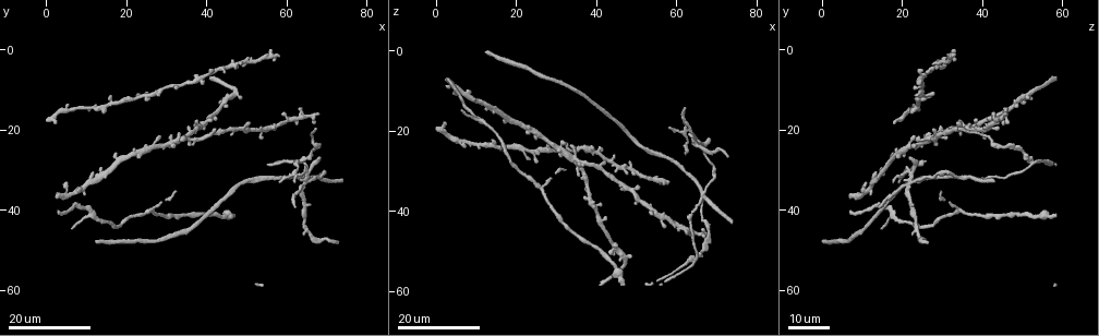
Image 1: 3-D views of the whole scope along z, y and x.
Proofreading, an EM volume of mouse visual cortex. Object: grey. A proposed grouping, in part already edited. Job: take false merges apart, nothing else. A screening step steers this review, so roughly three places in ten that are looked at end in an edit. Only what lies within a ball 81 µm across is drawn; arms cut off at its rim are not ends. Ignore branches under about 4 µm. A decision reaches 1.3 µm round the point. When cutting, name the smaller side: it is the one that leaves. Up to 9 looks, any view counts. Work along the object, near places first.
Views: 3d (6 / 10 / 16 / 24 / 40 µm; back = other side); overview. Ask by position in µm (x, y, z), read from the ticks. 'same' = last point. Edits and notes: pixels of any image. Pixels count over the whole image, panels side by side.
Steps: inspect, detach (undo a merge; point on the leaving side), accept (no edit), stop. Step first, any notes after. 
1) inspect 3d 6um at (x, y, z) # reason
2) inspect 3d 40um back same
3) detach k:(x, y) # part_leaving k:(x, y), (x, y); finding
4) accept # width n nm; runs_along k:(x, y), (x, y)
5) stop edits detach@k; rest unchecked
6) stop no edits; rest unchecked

inspect 3d 24um at (64.0, 33.5, 22.5) # four-way junction

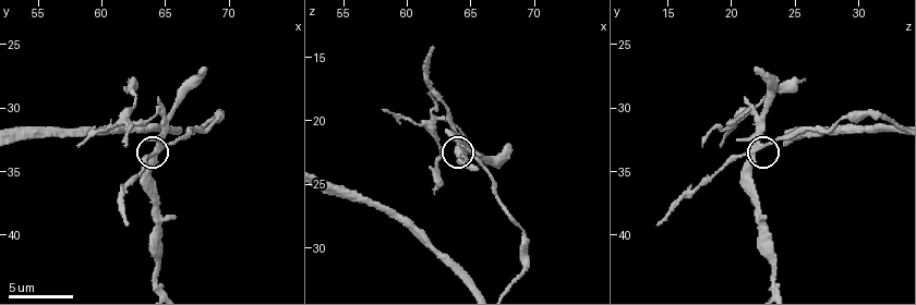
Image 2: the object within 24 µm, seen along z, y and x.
inspect 3d 10um at (64.4, 33.0, 21.6)

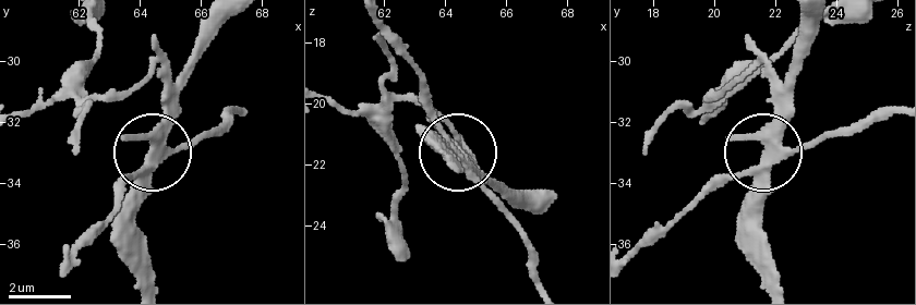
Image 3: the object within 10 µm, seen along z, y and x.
detach 3:(166, 123) # side_arm 13 um; part_leaving 3:(147, 167), (132, 227), (137, 281); two neurons meet here

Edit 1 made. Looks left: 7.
inspect 3d 16um at (67.5, 31.5, 36.5) # arms part here

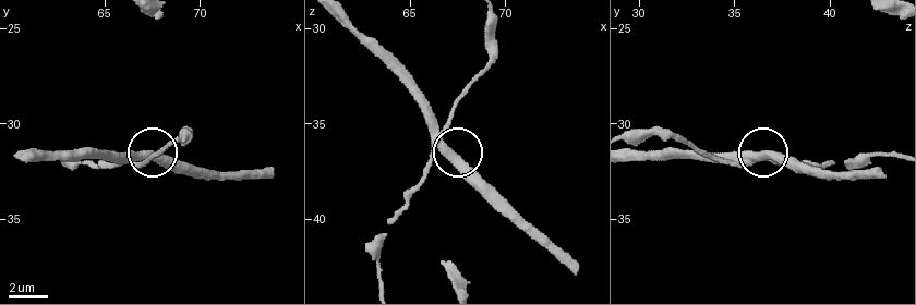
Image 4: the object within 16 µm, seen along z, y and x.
inspect 3d 10um at (66.9, 31.8, 36.5)

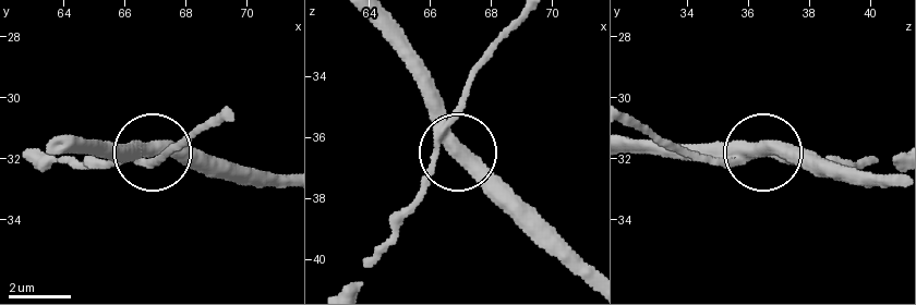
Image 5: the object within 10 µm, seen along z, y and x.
detach 5:(469, 169) # arms 3; part_leaving 5:(440, 125), (436, 89), (369, 19); two neurons meet here

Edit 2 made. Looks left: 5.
inspect overview

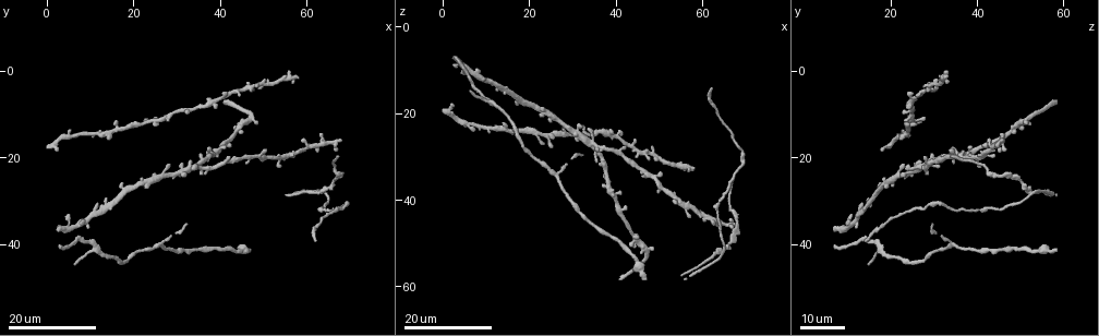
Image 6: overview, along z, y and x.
inspect 3d 24um at (59.0, 28.5, 55.5) # sudden change in width

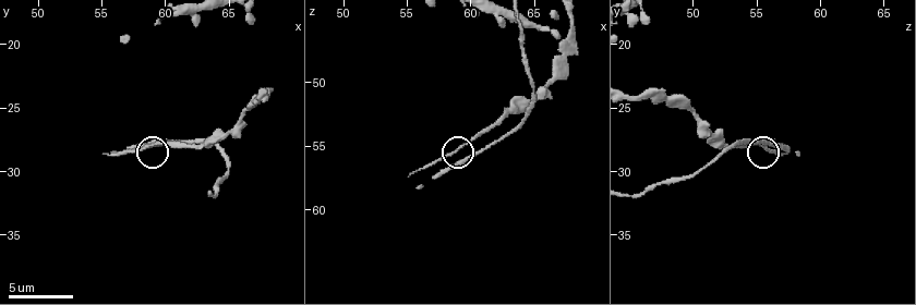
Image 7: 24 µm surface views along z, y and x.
inspect 3d 10um at (58.8, 28.0, 55.8) # closer look

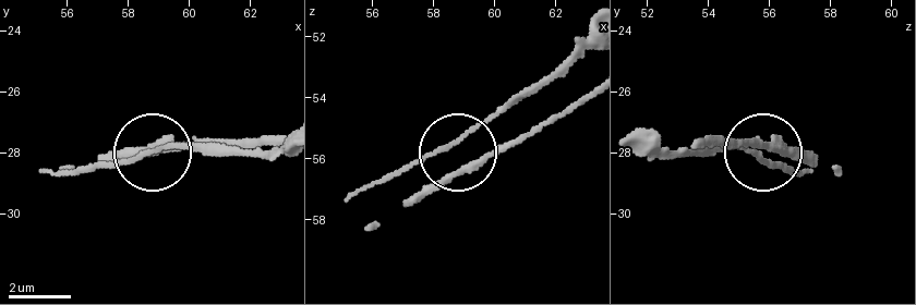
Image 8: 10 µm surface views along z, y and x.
inspect 3d 10um back at (58.5, 28.0, 55.5)

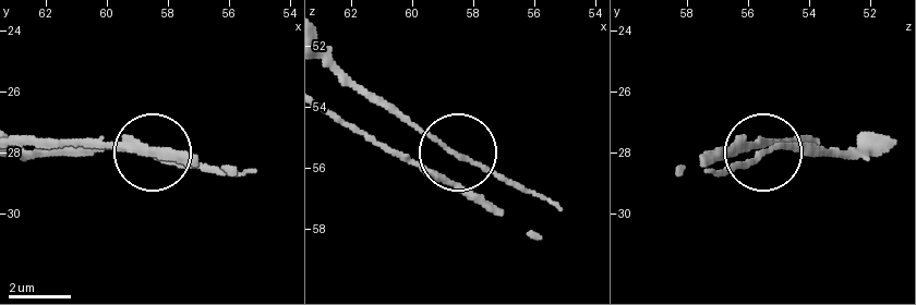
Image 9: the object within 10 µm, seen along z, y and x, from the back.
accept # runs_along 9:(875, 137), (851, 153), (779, 145), (742, 153), (757, 145); all the same neuron

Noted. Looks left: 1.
stop edits detach@3, detach@5; rest unchecked

